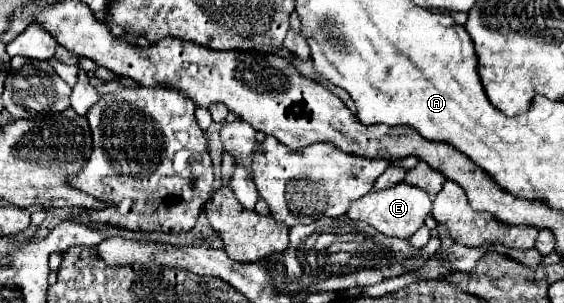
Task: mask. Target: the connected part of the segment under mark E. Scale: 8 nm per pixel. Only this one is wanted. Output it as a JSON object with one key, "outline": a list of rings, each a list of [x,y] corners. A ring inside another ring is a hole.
{"outline":[[[399,182],[385,190],[371,190],[369,194],[365,194],[365,198],[357,198],[357,202],[353,202],[353,206],[349,208],[347,216],[363,220],[387,236],[411,238],[411,234],[423,226],[425,216],[429,212],[431,212],[431,200],[425,194],[425,190],[409,186],[407,182]]]}

